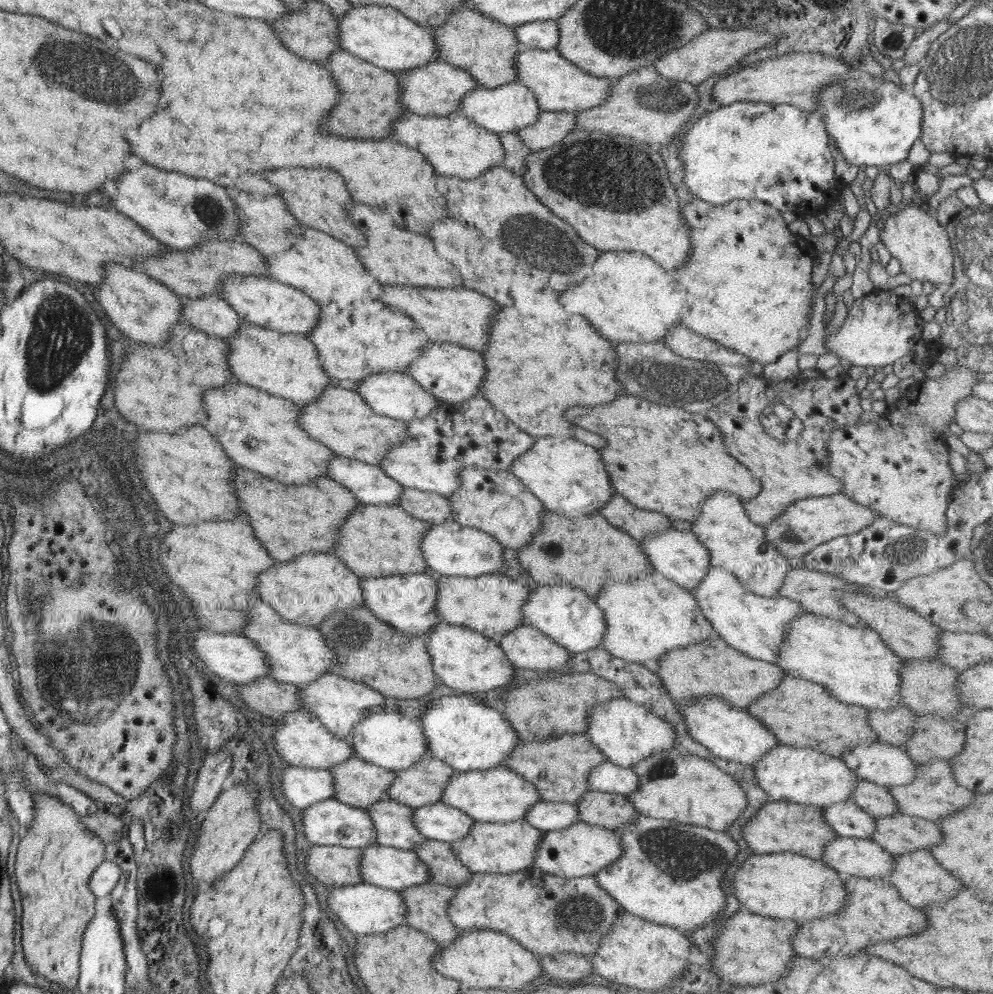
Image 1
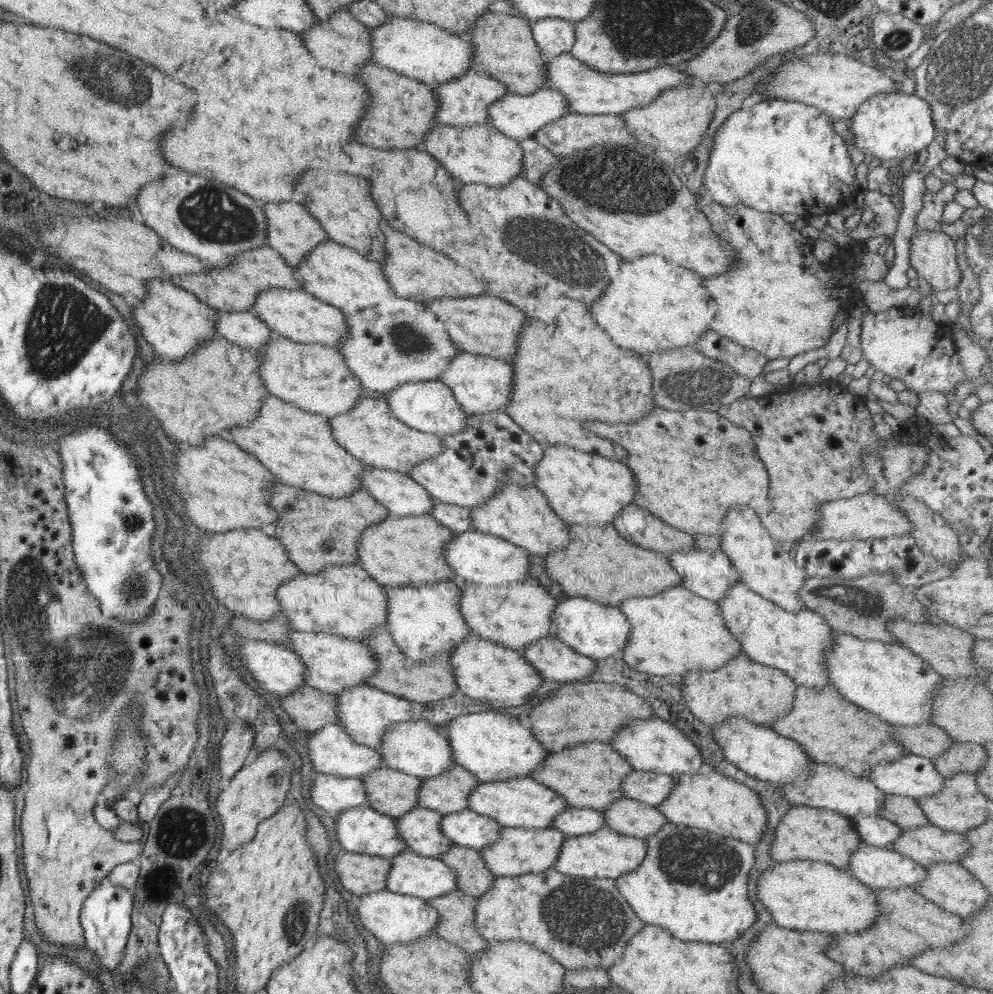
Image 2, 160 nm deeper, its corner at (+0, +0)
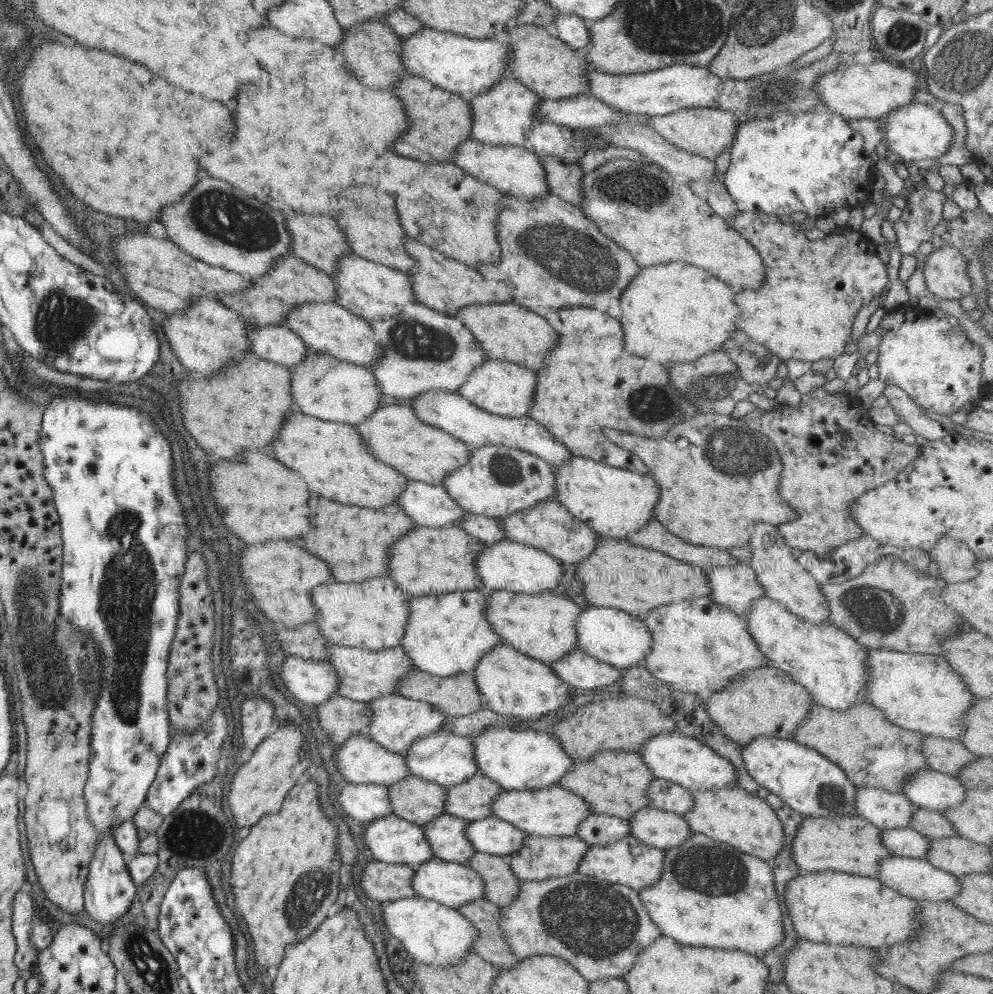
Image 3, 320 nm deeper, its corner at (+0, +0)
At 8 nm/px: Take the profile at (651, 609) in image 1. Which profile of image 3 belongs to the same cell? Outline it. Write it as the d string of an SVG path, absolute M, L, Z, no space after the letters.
M709 596L656 607L645 616L643 621L652 636L652 649L642 666L648 669L654 678L664 683L674 682L676 688L680 690L684 688L688 693L697 694L701 702L709 699L712 693L729 686L743 672L761 666L772 666L772 662L769 662L756 642L752 640L752 636L748 634L743 616L716 604Z

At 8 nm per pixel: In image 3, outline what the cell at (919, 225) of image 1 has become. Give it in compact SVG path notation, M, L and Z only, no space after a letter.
M946 245L926 258L924 278L931 294L946 300L972 295L973 284L968 272L968 259L958 247Z

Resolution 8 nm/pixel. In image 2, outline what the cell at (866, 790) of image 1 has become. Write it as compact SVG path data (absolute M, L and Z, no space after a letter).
M885 794L885 802L879 808L879 815L904 830L930 823L915 798L898 794Z

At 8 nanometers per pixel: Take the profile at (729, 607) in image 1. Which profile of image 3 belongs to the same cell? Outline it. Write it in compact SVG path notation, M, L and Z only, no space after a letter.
M767 597L756 599L743 618L746 620L748 634L769 662L772 662L772 666L782 669L804 685L816 705L846 711L866 701L869 652L837 626L826 621L820 624L809 623L785 610L780 602Z

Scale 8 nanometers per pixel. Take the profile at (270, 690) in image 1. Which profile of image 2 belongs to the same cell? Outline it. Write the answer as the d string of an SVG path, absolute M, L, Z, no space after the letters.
M304 684L280 699L281 708L288 713L294 724L304 731L313 732L327 723L339 722L335 694Z

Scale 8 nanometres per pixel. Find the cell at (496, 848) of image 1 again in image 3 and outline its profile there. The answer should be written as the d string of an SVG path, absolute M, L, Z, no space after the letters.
M577 834L574 836L534 836L527 835L520 851L507 859L514 874L523 881L544 880L545 878L568 876L578 870L578 865L588 853L590 843L583 841Z

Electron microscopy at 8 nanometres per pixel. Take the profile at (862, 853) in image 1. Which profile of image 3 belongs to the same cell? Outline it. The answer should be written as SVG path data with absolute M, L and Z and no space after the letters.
M891 855L879 861L876 878L887 887L897 890L900 894L913 899L952 901L961 893L961 882L956 875L936 868L930 861L918 858Z

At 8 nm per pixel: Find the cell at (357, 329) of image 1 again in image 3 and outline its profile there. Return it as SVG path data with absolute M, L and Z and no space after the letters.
M409 304L396 316L386 316L380 322L371 322L375 337L383 348L383 357L369 369L375 374L383 394L388 400L393 396L397 398L416 398L429 390L457 390L465 383L472 371L483 365L488 359L487 350L481 346L475 334L461 320L456 317L441 313L435 308L424 304Z

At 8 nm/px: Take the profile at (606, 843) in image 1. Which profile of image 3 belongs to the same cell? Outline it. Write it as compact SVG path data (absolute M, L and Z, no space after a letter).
M628 835L618 842L591 844L588 853L581 859L577 872L610 883L629 886L637 891L644 890L660 880L663 874L664 857L664 851L650 847L636 837Z

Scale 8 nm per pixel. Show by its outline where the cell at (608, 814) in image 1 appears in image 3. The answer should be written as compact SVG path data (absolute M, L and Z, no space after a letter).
M652 806L637 810L628 822L630 835L662 851L680 847L693 833L682 815Z

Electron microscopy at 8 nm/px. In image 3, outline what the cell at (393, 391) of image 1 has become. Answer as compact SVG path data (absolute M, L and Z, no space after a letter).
M429 390L427 393L412 398L412 400L411 409L415 410L417 417L422 422L448 431L471 447L503 444L508 448L519 448L530 454L535 454L553 468L564 464L573 456L572 451L565 444L558 442L545 426L542 426L538 421L534 421L528 415L506 418L488 413L464 398L464 395L449 392L449 390Z

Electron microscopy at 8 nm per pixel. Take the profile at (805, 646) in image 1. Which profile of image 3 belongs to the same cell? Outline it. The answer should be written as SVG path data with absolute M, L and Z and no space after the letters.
M867 648L869 652L869 684L866 702L884 712L890 724L922 736L940 736L960 740L967 730L963 723L966 711L976 696L968 690L966 681L953 669L944 655L900 652Z

